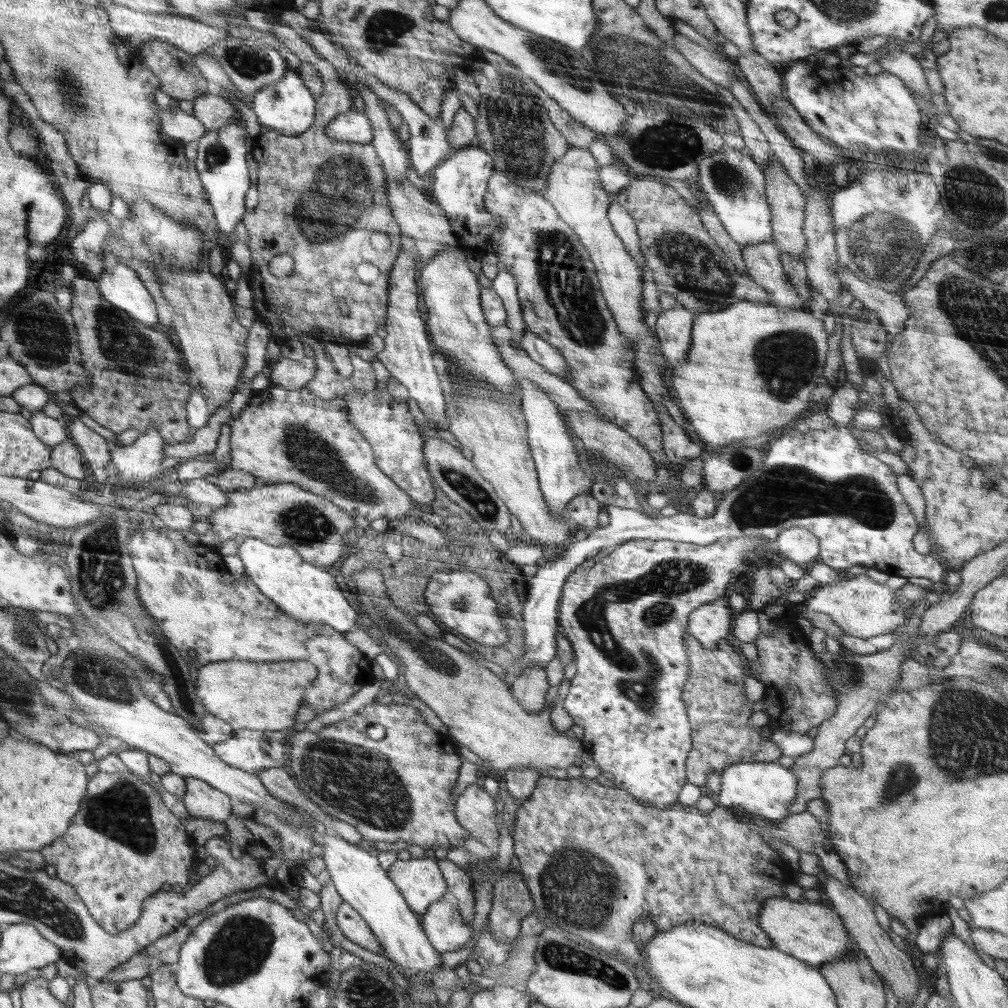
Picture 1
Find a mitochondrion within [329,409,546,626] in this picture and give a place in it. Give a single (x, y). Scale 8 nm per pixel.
(471, 491)

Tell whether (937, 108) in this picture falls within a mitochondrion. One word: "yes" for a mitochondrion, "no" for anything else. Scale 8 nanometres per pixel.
no

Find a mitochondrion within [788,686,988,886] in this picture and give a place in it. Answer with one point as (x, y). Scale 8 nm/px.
(894, 792)

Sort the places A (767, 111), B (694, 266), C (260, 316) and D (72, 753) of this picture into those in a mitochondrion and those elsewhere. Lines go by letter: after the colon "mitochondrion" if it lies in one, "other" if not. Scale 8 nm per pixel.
A: other
B: mitochondrion
C: other
D: other

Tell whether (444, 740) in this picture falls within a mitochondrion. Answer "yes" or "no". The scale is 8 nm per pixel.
no

